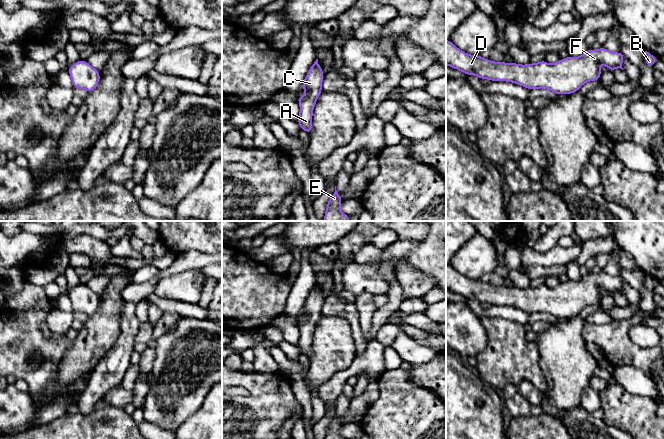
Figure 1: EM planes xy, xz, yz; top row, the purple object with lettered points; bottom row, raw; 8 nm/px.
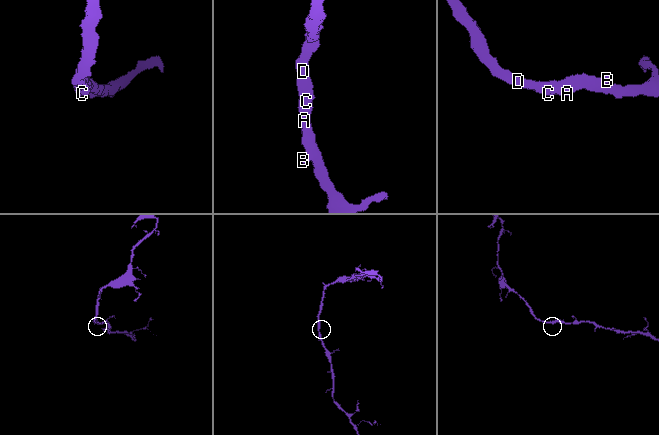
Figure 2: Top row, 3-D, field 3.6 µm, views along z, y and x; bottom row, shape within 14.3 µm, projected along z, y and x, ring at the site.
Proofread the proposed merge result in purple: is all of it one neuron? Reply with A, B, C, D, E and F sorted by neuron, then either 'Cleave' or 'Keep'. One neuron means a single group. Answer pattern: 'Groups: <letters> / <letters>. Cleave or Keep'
Groups: A B C D E F. Keep

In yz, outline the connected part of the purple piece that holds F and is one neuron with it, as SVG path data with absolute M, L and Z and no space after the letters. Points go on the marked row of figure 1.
M446 40L446 65L466 75L476 75L490 81L513 82L527 89L544 88L559 94L572 94L590 81L600 79L600 64L612 72L622 68L625 56L611 52L604 47L589 49L580 57L568 56L554 64L545 60L521 65L517 63L495 62L481 55L471 55L457 48L451 40Z

